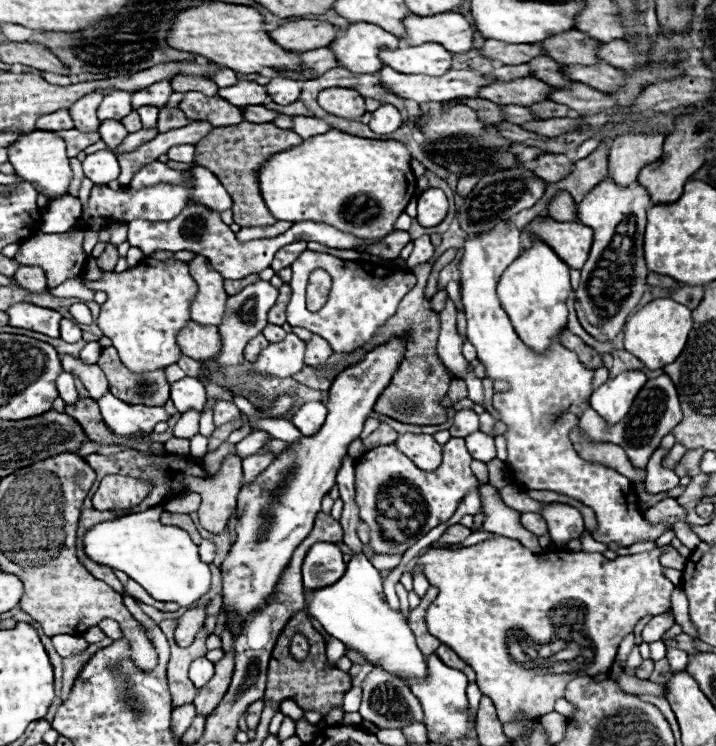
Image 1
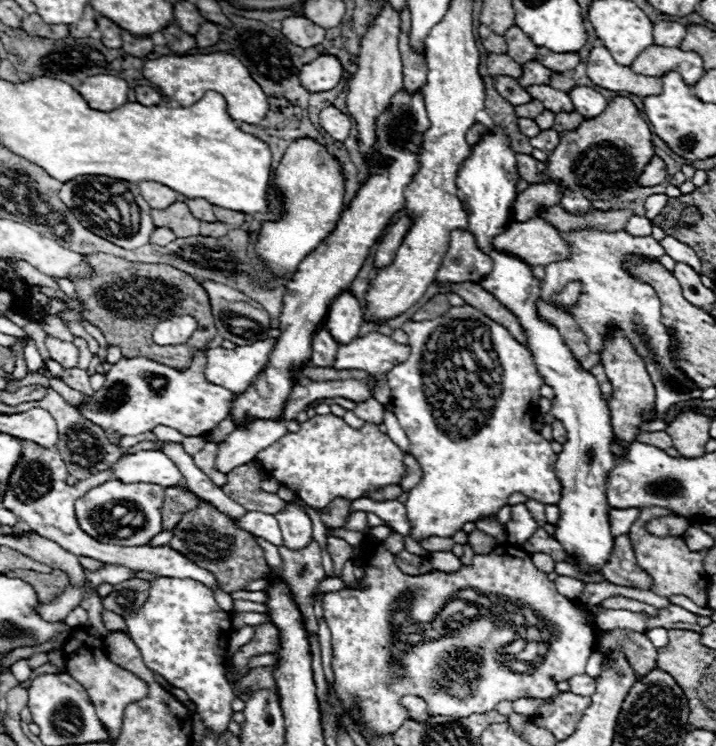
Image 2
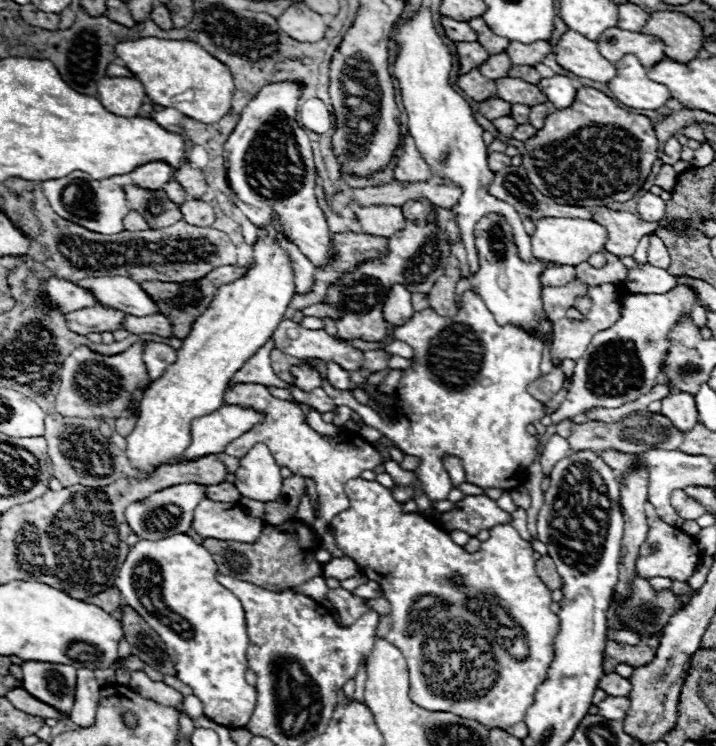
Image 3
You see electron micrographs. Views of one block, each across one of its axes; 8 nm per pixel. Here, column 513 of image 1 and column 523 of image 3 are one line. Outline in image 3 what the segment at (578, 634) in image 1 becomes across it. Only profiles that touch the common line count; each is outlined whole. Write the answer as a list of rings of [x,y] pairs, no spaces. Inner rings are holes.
[[[362,478],[350,480],[346,494],[350,508],[334,516],[330,526],[336,530],[336,544],[344,550],[344,556],[350,556],[368,580],[378,582],[390,602],[390,616],[380,616],[378,634],[406,656],[410,698],[414,704],[434,712],[454,712],[462,718],[478,720],[488,728],[508,728],[524,722],[526,710],[534,704],[538,686],[548,678],[548,668],[554,660],[554,638],[560,632],[560,620],[550,610],[552,590],[536,576],[536,560],[530,542],[520,538],[510,524],[498,524],[490,528],[490,538],[482,542],[480,550],[468,554],[462,546],[454,544],[450,534],[434,520],[418,512],[406,514],[402,510],[404,504],[398,504],[392,490],[380,482]],[[452,578],[460,578],[460,584]],[[424,596],[434,598],[434,604],[418,610],[418,600]],[[460,624],[474,626],[474,634],[466,634],[466,628],[450,628]],[[516,632],[524,634],[528,646],[528,656],[522,660],[506,652],[506,642],[510,642],[514,638],[510,634]]]

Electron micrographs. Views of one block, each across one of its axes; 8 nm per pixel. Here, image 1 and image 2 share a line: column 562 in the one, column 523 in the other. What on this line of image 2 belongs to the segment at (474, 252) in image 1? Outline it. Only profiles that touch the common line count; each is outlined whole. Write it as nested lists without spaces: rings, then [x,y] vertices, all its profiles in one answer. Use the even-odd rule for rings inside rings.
[[[454,306],[434,320],[404,322],[402,330],[408,334],[412,348],[410,360],[388,372],[388,384],[392,388],[394,414],[410,440],[412,456],[424,472],[422,482],[408,492],[406,500],[410,536],[416,542],[428,540],[430,536],[450,538],[466,522],[494,518],[514,492],[540,500],[542,504],[558,504],[562,498],[562,484],[556,476],[558,454],[552,452],[548,440],[532,430],[532,416],[536,414],[544,380],[536,372],[530,350],[516,342],[506,328],[472,306]],[[470,362],[474,370],[468,368]],[[424,390],[432,390],[432,396],[426,396]]]

